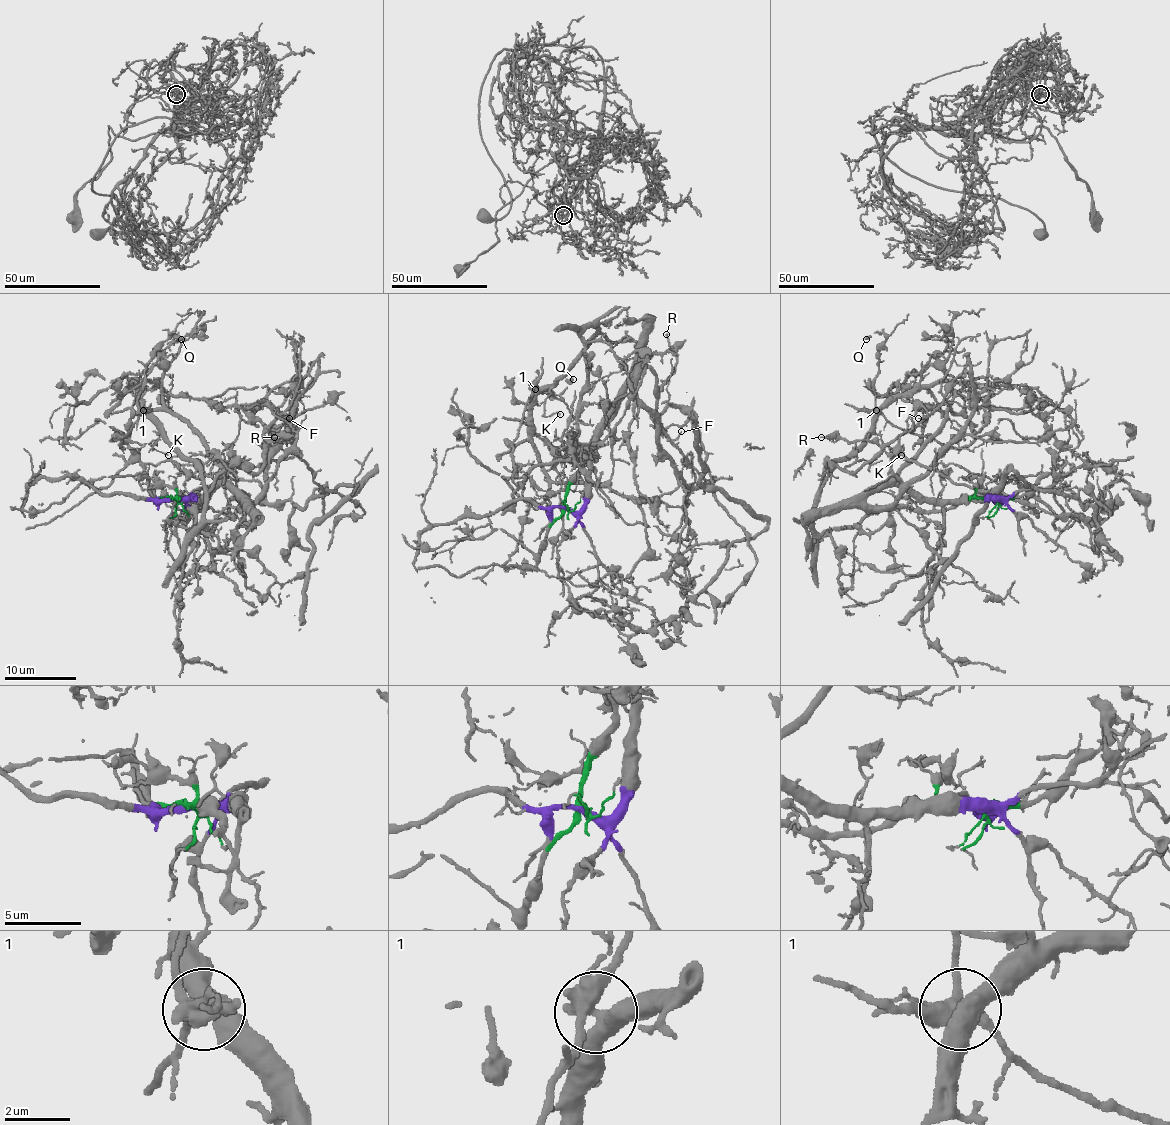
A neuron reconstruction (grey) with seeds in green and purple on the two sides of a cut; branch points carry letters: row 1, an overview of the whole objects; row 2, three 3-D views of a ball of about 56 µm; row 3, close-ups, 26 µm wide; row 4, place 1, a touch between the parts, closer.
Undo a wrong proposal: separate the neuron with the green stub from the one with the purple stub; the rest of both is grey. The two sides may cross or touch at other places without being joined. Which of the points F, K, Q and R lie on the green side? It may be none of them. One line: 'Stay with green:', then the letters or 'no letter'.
Stay with green: F, K, Q, R

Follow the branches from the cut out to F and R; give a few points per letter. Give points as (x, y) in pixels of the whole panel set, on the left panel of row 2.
F: (175, 500), (195, 516), (195, 530), (220, 475), (241, 460), (257, 473), (264, 432), (289, 418)
R: (175, 500), (195, 516), (191, 534), (220, 475), (241, 460), (257, 473), (270, 443), (284, 441), (273, 437)

